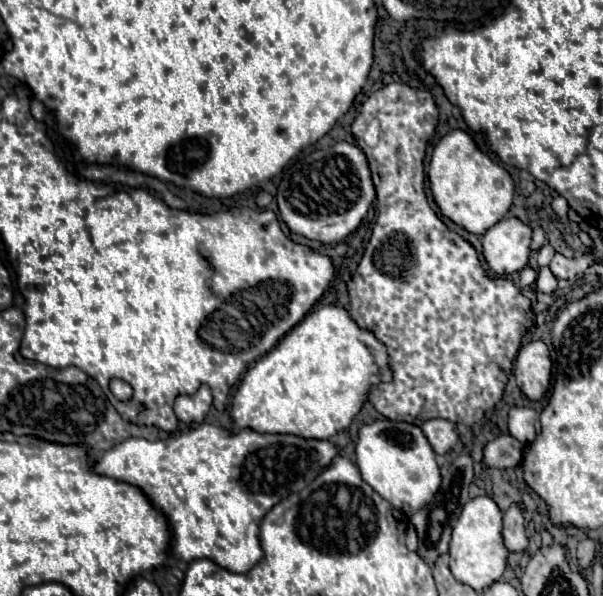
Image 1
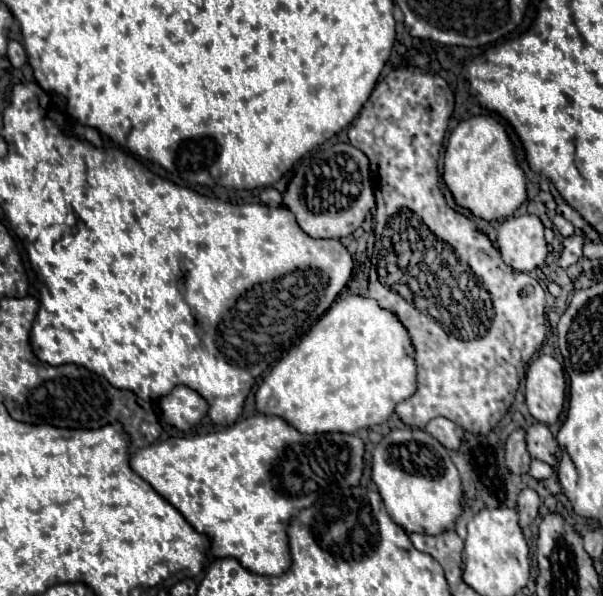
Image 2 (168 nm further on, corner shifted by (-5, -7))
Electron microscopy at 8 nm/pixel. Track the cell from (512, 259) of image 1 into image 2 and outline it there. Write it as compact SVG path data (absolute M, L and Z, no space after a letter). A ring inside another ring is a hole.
M537 215L507 217L497 229L497 247L503 261L515 271L533 271L541 267L547 257L547 241L543 237L543 223Z

